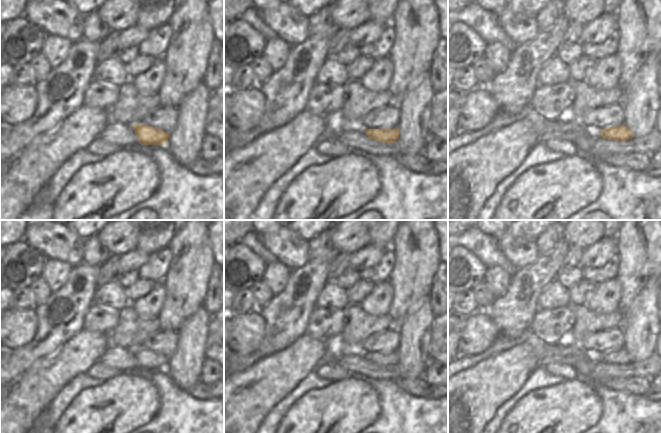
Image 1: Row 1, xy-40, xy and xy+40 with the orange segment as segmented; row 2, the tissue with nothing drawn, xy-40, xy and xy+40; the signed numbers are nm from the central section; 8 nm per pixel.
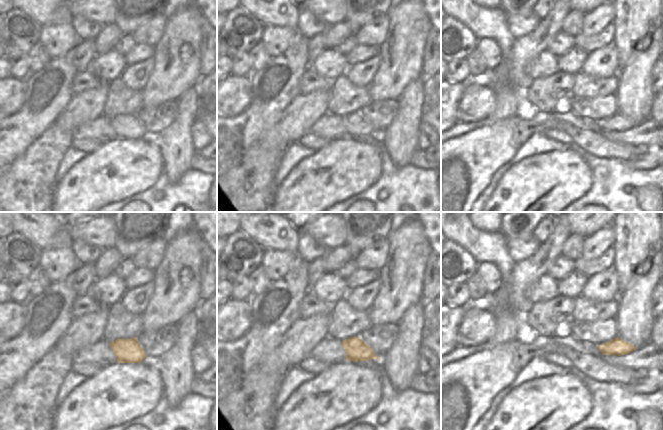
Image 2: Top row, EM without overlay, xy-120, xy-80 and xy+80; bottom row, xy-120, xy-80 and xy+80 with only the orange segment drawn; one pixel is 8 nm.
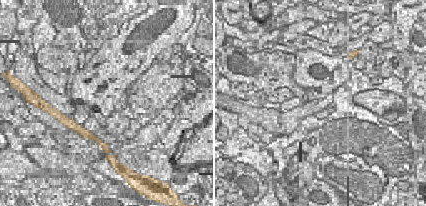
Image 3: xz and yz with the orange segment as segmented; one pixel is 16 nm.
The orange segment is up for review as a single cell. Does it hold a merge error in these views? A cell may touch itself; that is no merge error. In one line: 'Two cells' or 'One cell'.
One cell

